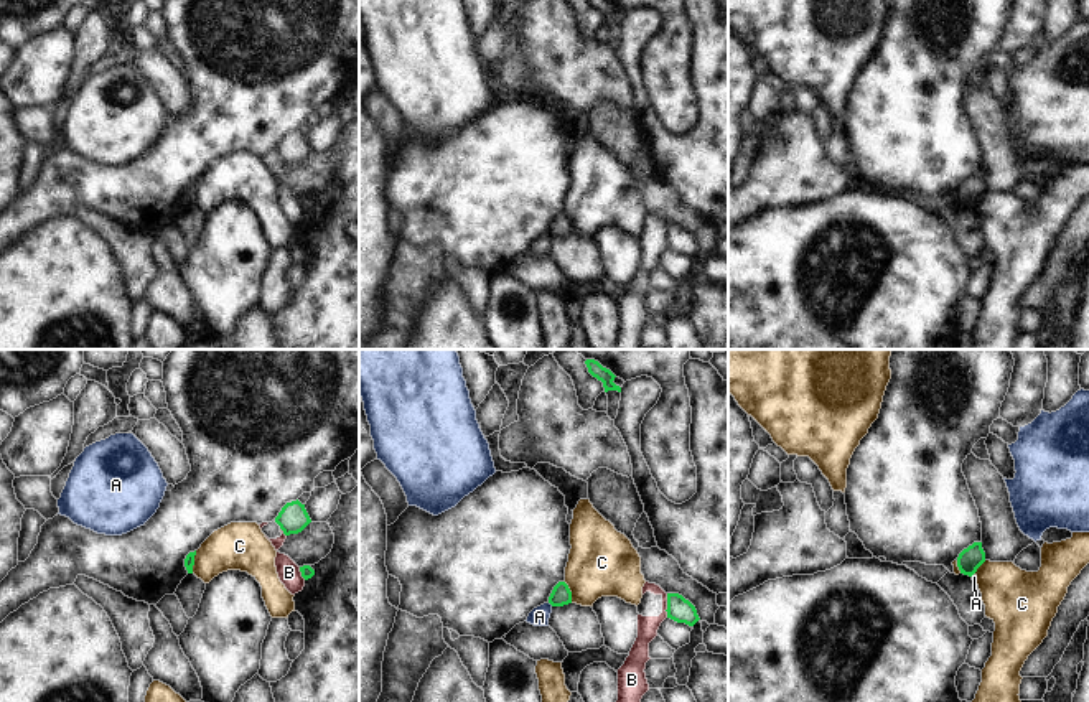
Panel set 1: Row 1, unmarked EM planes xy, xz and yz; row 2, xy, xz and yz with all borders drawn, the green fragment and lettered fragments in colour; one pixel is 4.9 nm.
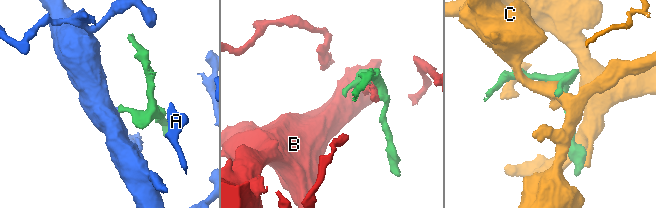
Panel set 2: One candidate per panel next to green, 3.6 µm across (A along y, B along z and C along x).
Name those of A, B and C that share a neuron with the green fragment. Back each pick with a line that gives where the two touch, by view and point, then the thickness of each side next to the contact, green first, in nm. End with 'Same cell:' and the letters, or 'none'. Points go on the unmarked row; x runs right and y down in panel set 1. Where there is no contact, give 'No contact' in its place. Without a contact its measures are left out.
Same cell: none

